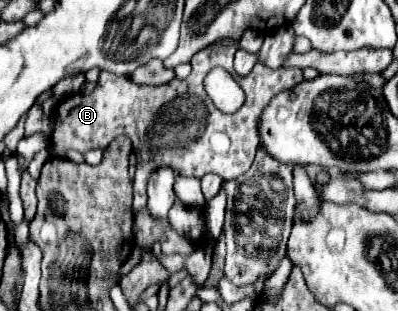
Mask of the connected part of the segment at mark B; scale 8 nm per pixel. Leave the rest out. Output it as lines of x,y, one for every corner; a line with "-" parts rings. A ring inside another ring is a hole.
233,45
205,47
193,55
193,71
187,79
173,79
165,85
133,85
127,75
101,71
99,83
93,93
77,93
59,103
53,115
51,155
67,157
69,149
75,149
79,153
105,149
105,145
109,145
113,137
129,137
137,157
133,211
141,211
145,207
147,181
153,169
159,169
161,165
169,165
177,175
203,177
205,173
217,173
223,179
237,179
251,167
259,145
259,137
255,135
255,121
259,121
271,97
281,93
283,89
301,83
303,73
299,67
269,69
263,61
257,59
253,71
247,77
241,77
233,69
233,53
-
213,67
227,69
245,91
245,103
231,115
219,111
205,95
203,79
-
199,101
203,101
207,107
207,119
203,121
203,125
199,125

